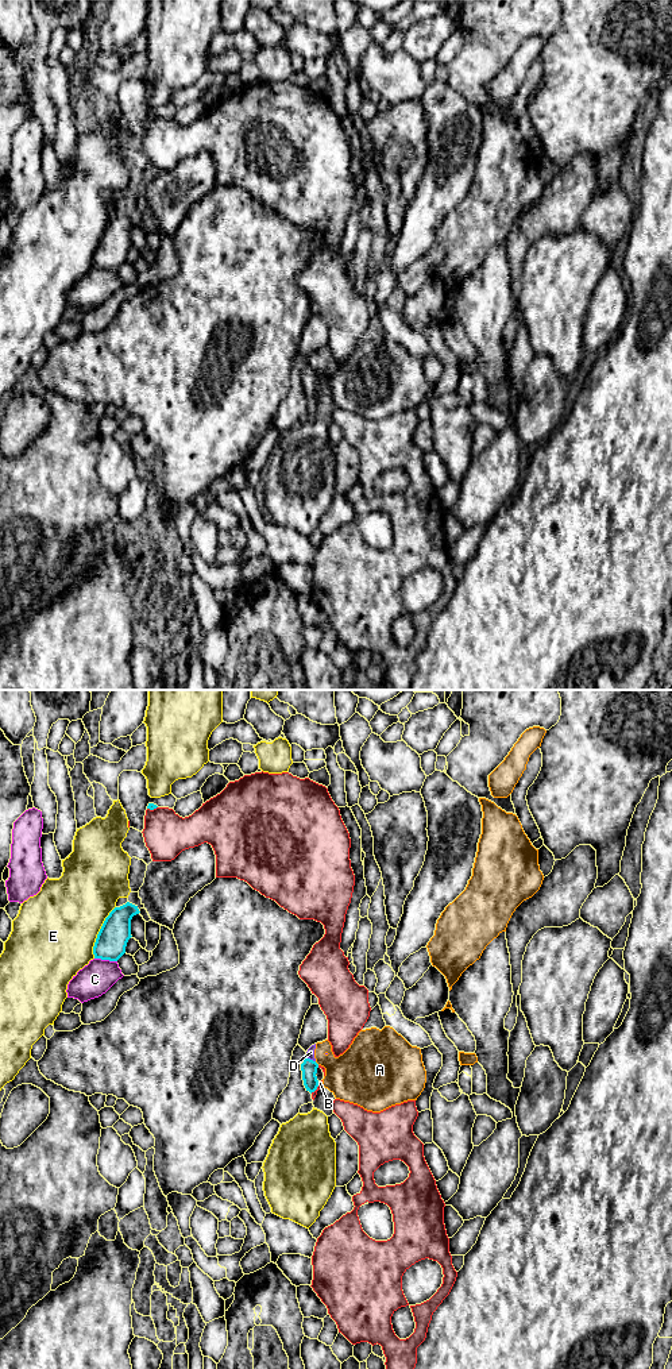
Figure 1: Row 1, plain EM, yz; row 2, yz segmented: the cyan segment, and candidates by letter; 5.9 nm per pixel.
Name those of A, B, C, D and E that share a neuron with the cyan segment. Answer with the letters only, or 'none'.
none

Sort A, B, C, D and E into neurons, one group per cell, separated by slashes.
A C D / B / E

